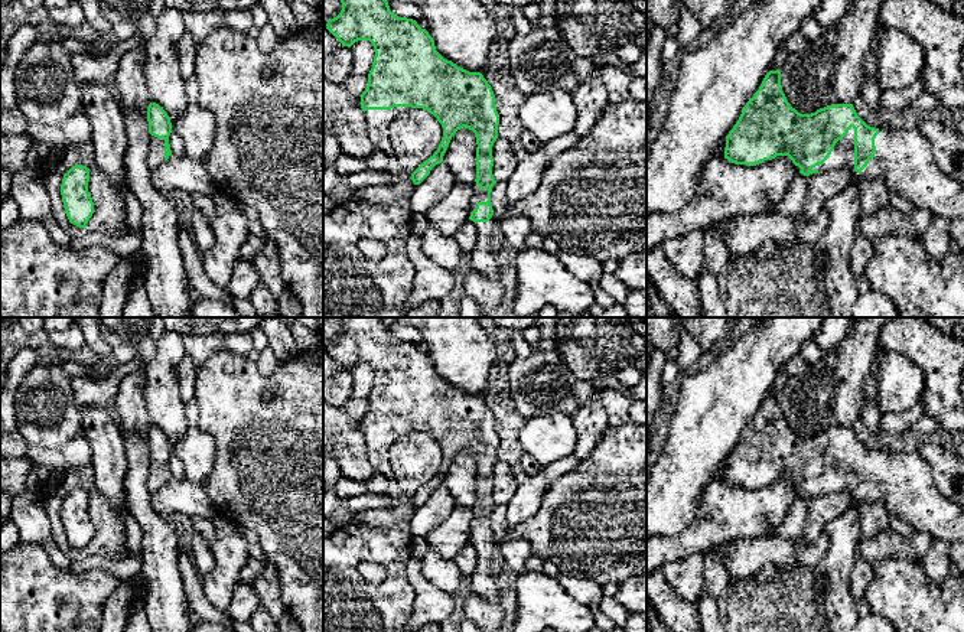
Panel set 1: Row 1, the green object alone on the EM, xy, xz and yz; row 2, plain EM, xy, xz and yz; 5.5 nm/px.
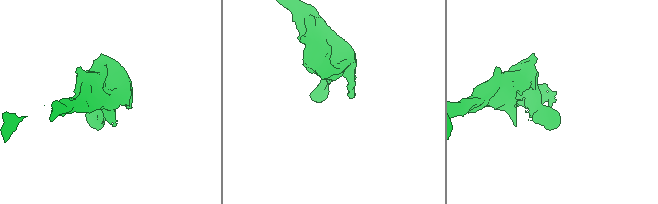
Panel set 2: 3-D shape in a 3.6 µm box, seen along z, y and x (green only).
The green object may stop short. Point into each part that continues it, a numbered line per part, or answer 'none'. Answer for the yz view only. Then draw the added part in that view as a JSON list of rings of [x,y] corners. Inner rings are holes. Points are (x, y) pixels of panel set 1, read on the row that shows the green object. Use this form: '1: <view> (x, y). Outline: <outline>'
1: yz (904, 159). Outline: [[[851,127],[849,133],[836,143],[830,157],[811,170],[827,172],[831,169],[849,167],[851,173],[862,180],[883,177],[889,190],[896,190],[908,198],[913,203],[913,208],[926,209],[934,216],[942,216],[951,221],[964,219],[964,185],[957,183],[939,172],[932,159],[932,147],[919,130],[898,131],[879,128],[875,146],[875,157],[857,173],[854,170],[854,128]]]

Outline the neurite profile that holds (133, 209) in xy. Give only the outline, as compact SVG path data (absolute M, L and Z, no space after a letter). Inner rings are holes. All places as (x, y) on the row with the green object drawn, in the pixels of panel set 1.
M130 189L124 193L123 203L126 206L126 222L128 228L134 232L140 231L143 209Z

